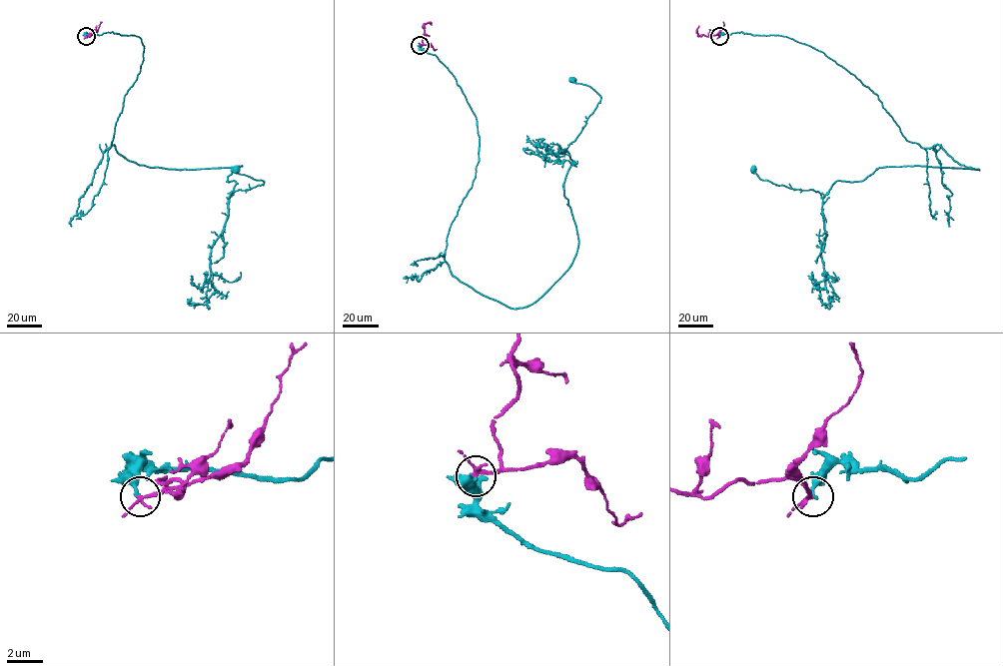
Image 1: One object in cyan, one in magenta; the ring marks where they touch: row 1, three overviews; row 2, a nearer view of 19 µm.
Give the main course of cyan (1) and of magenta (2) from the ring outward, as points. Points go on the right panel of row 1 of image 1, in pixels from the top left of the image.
1: (719, 36), (785, 36), (822, 52), (877, 96), (907, 141), (978, 169), (879, 167), (822, 197), (752, 169)
2: (719, 36), (698, 35), (698, 26)

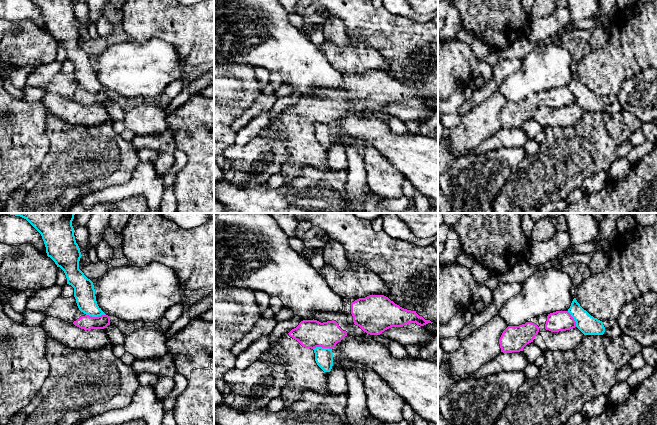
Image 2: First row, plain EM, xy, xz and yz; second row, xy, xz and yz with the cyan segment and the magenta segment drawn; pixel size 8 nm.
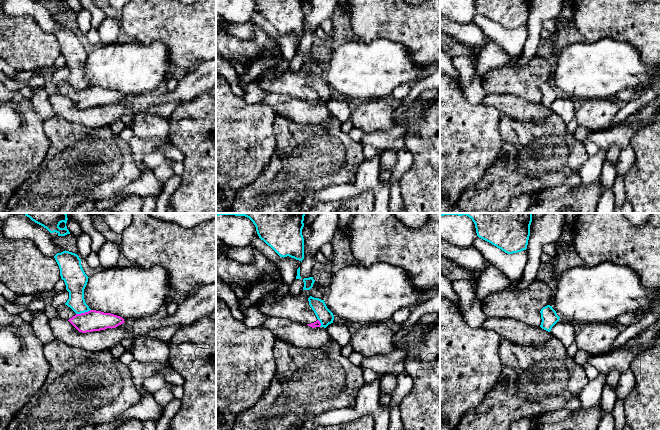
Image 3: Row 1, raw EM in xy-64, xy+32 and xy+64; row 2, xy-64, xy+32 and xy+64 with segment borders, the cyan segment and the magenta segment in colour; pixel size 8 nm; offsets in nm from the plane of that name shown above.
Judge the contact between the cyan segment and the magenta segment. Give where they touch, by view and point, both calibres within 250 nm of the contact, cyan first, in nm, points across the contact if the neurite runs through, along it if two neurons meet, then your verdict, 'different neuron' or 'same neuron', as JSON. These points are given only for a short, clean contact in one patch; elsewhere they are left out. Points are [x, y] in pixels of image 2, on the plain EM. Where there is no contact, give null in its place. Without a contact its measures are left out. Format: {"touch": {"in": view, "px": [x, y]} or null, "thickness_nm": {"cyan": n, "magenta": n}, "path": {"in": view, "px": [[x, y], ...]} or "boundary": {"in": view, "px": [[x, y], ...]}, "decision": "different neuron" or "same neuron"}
{"touch": {"in": "xy", "px": [96, 92]}, "thickness_nm": {"cyan": 170, "magenta": 120}, "boundary": {"in": "xy", "px": [[86, 90], [92, 92], [105, 91]]}, "decision": "different neuron"}

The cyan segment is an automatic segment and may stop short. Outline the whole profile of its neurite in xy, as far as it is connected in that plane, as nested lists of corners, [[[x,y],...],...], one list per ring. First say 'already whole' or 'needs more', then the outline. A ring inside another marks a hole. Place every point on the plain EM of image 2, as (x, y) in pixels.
already whole | [[[31,0],[42,12],[46,23],[47,32],[57,43],[60,43],[67,54],[67,60],[74,64],[74,73],[81,88],[92,93],[106,91],[98,82],[93,58],[79,45],[81,28],[74,12],[72,0]]]

